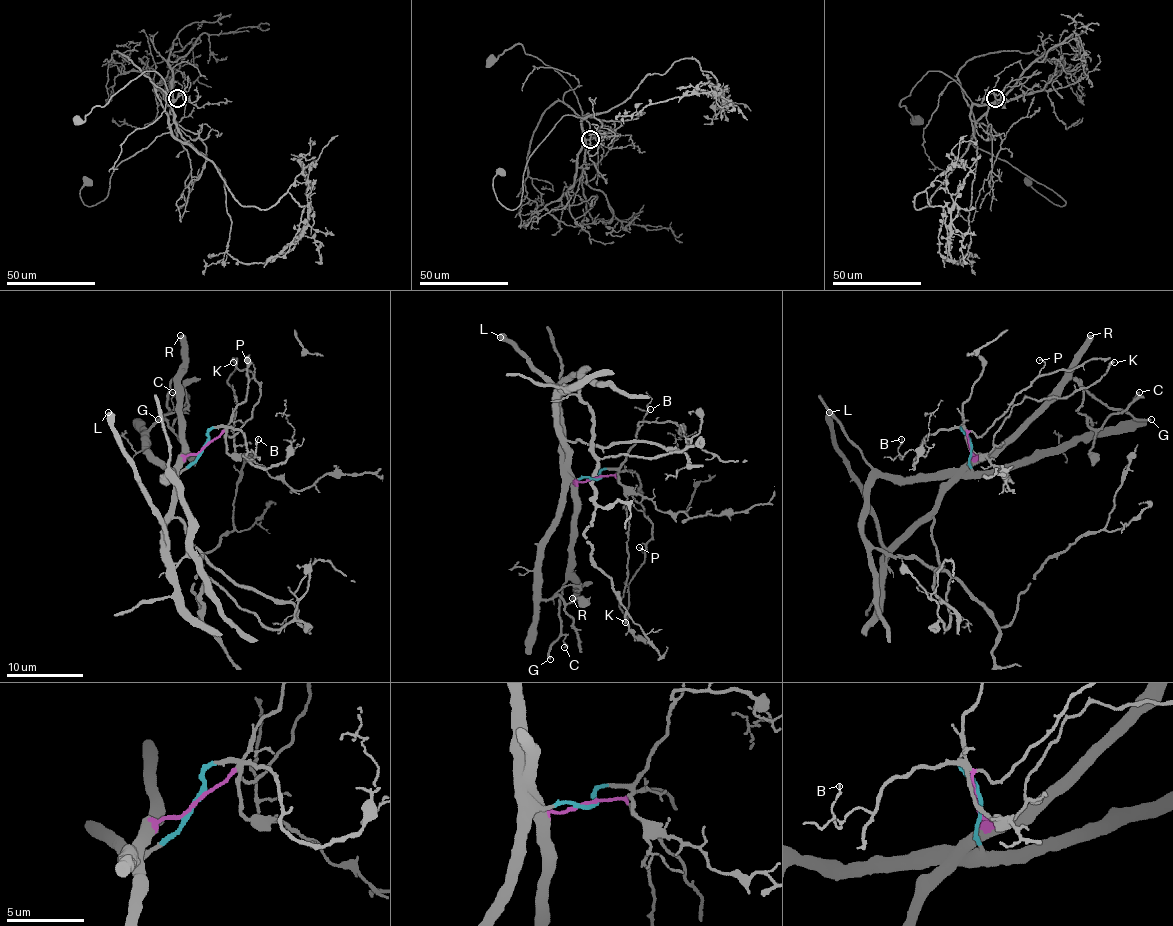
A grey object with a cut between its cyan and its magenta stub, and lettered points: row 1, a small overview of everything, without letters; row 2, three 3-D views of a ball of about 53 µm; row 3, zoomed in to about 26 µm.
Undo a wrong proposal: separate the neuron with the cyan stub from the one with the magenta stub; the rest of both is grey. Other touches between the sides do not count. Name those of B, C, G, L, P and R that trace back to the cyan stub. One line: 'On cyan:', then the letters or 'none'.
On cyan: B

